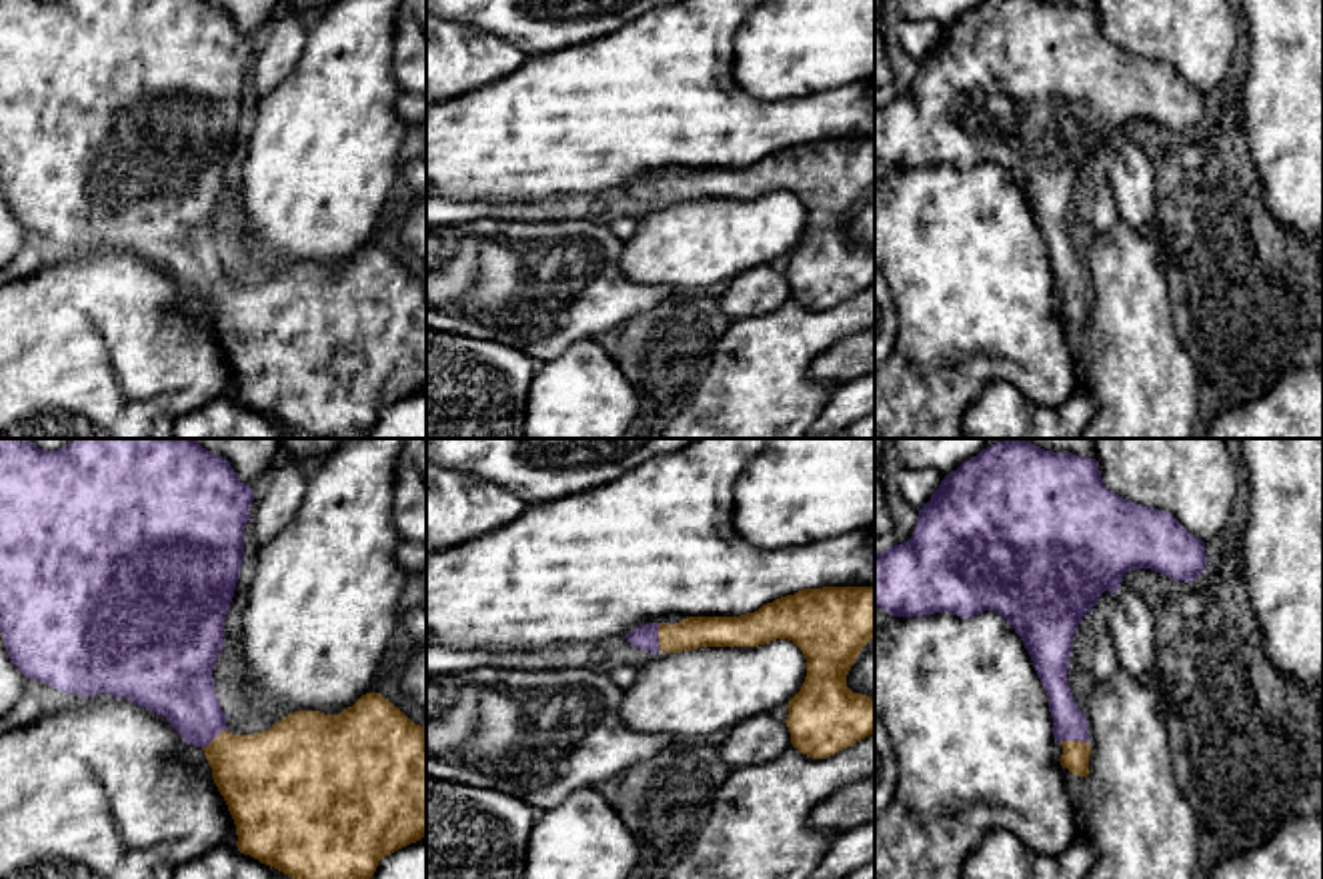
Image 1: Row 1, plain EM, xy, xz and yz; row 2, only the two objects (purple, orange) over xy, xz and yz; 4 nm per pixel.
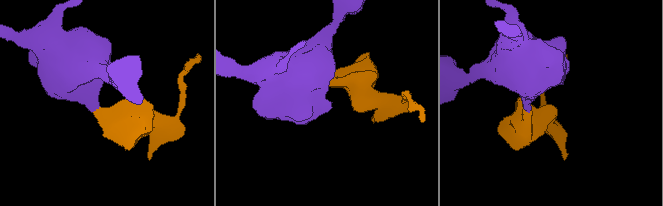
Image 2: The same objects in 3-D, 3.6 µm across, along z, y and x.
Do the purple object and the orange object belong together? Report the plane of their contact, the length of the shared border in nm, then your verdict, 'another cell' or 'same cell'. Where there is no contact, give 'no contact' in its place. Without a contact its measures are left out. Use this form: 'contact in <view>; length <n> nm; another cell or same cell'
contact in xz; length 120 nm; same cell

